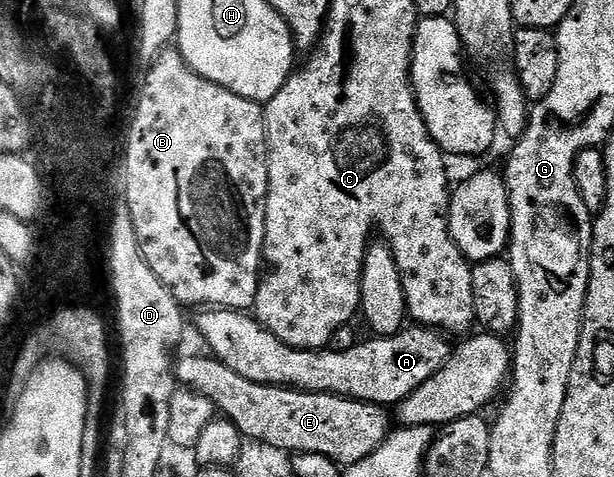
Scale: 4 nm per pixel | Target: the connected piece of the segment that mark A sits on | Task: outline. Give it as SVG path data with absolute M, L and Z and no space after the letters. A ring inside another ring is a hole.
M212 308L198 313L199 332L203 340L208 344L210 355L220 360L233 374L241 374L241 378L249 378L249 382L258 384L275 384L279 388L295 388L299 392L324 392L334 396L344 396L350 400L360 400L370 404L381 404L384 406L397 406L417 386L429 382L441 366L451 356L452 345L447 344L448 337L444 333L426 326L407 326L402 332L395 336L382 338L370 338L364 344L355 344L344 352L331 352L332 350L306 350L303 348L290 348L283 344L264 328L254 315L243 310L232 310L229 308Z

